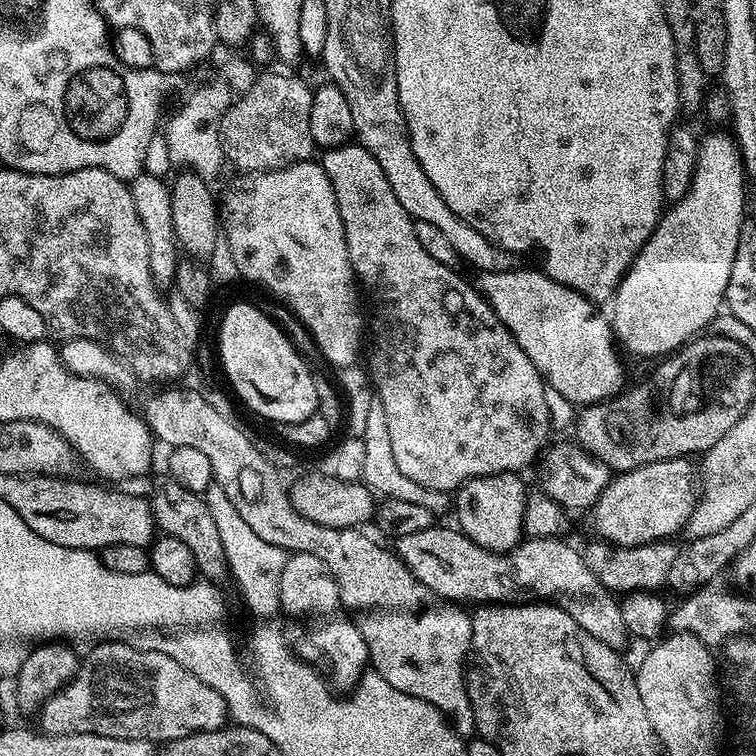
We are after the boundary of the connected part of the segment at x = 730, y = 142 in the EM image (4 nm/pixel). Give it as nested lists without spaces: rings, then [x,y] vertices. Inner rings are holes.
[[[712,132],[699,141],[695,168],[690,175],[692,185],[688,193],[669,207],[656,224],[656,229],[632,260],[628,272],[616,287],[616,295],[610,301],[610,323],[619,347],[632,356],[656,356],[664,358],[681,349],[689,340],[701,335],[704,328],[725,307],[726,286],[730,282],[730,270],[734,266],[734,254],[738,250],[738,234],[746,223],[744,216],[744,165],[740,149],[731,135]]]

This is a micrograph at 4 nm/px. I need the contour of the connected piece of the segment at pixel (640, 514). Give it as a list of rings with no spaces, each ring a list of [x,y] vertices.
[[[688,458],[663,460],[662,462],[650,462],[646,466],[638,466],[629,472],[613,475],[608,485],[604,487],[600,499],[594,504],[596,508],[595,535],[607,540],[610,544],[638,546],[672,538],[675,532],[683,533],[698,499],[698,472],[697,469],[696,472],[692,469],[692,463],[693,461]]]

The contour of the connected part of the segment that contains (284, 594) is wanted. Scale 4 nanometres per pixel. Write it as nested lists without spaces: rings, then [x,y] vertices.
[[[300,550],[289,555],[280,579],[280,611],[285,617],[288,615],[292,623],[290,636],[294,641],[296,655],[321,673],[327,674],[333,689],[355,688],[369,667],[366,642],[356,629],[355,619],[340,602],[336,579],[312,551]]]

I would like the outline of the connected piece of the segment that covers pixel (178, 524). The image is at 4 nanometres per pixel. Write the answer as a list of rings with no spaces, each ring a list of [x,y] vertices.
[[[163,478],[152,488],[150,503],[152,519],[161,533],[170,538],[178,538],[178,542],[186,542],[190,554],[194,554],[197,573],[204,578],[229,575],[228,563],[222,550],[222,538],[218,534],[218,526],[214,522],[214,514],[206,508],[203,495],[199,492],[186,490],[176,480]]]

